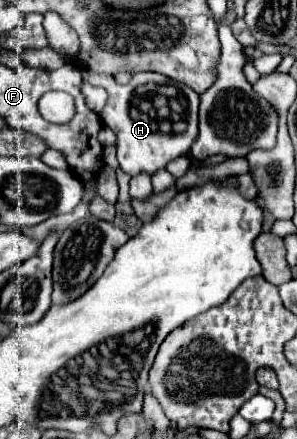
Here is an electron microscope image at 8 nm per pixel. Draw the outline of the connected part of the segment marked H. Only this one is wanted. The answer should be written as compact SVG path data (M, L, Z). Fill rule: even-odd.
M81 69L80 73L87 83L105 87L109 92L109 100L101 112L101 118L117 136L117 160L125 174L139 176L141 172L147 172L153 176L157 170L165 168L173 158L189 154L199 130L199 94L193 88L159 72L137 72L127 86L117 84L111 75L96 73L90 69Z

